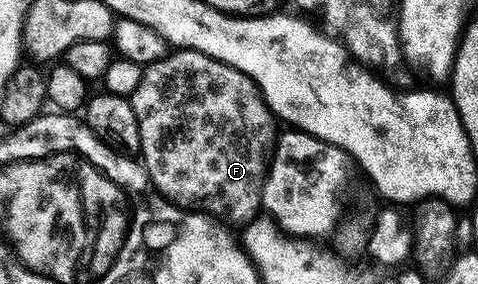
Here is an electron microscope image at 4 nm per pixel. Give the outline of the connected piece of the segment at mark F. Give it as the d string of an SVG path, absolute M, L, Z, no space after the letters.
M175 49L167 57L158 62L152 62L144 67L144 75L138 84L138 88L130 99L134 108L134 116L138 116L138 132L140 133L140 152L144 170L148 174L148 181L154 187L157 194L164 195L170 202L175 202L181 208L195 208L209 216L215 216L220 220L227 220L229 223L240 222L247 224L261 213L262 203L260 191L264 189L264 176L266 173L266 163L270 158L270 151L278 137L277 119L274 117L268 105L260 95L260 89L238 68L230 68L230 64L222 64L222 60L214 60L197 50Z

